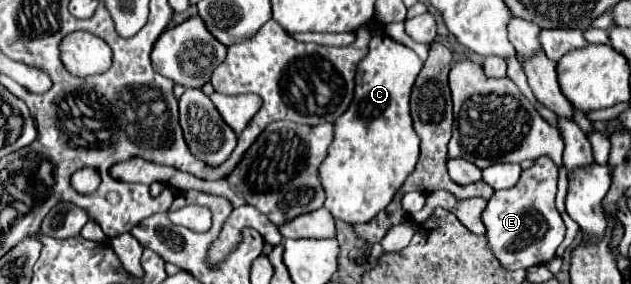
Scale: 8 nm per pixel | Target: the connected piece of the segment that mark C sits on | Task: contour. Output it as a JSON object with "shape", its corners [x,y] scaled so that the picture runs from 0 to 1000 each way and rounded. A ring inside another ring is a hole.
{"shape":[[[596,106],[580,204],[567,225],[564,317],[555,380],[529,430],[532,479],[507,585],[517,732],[552,789],[574,789],[609,739],[640,634],[653,613],[666,493],[650,415],[650,310],[669,246],[669,211],[650,169]]]}

